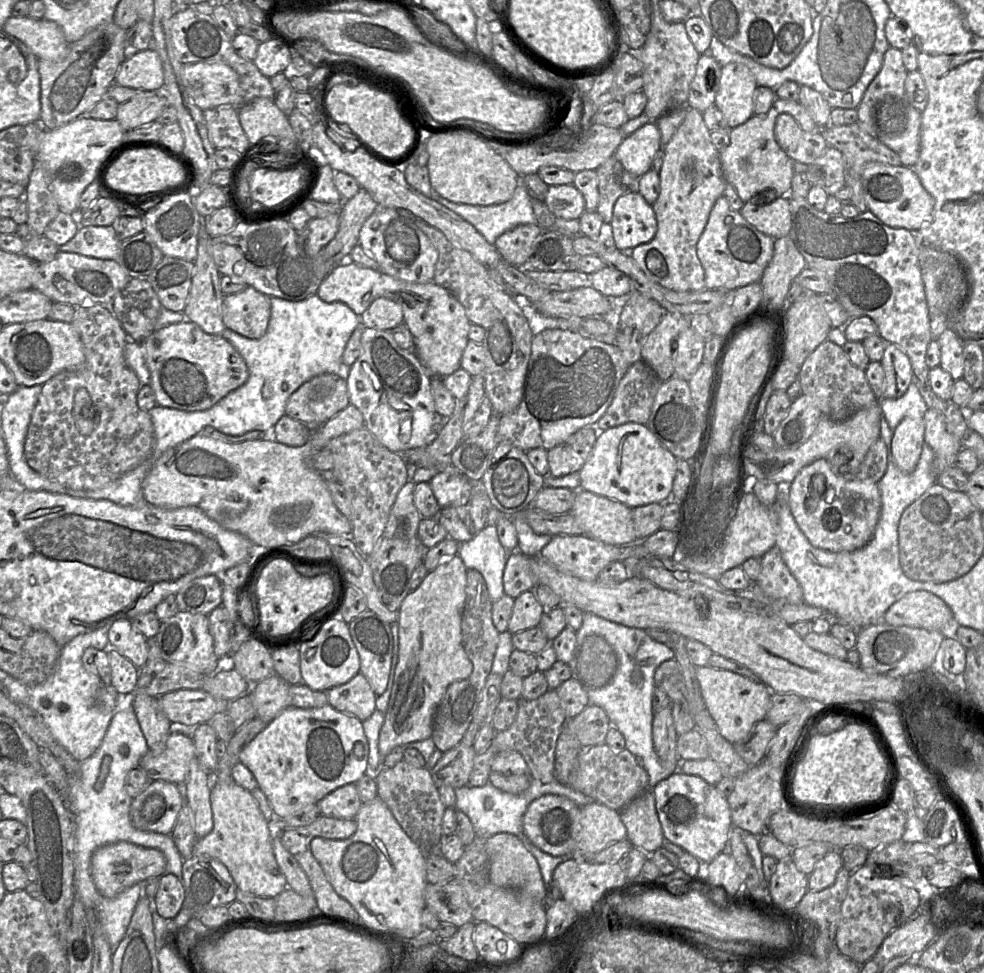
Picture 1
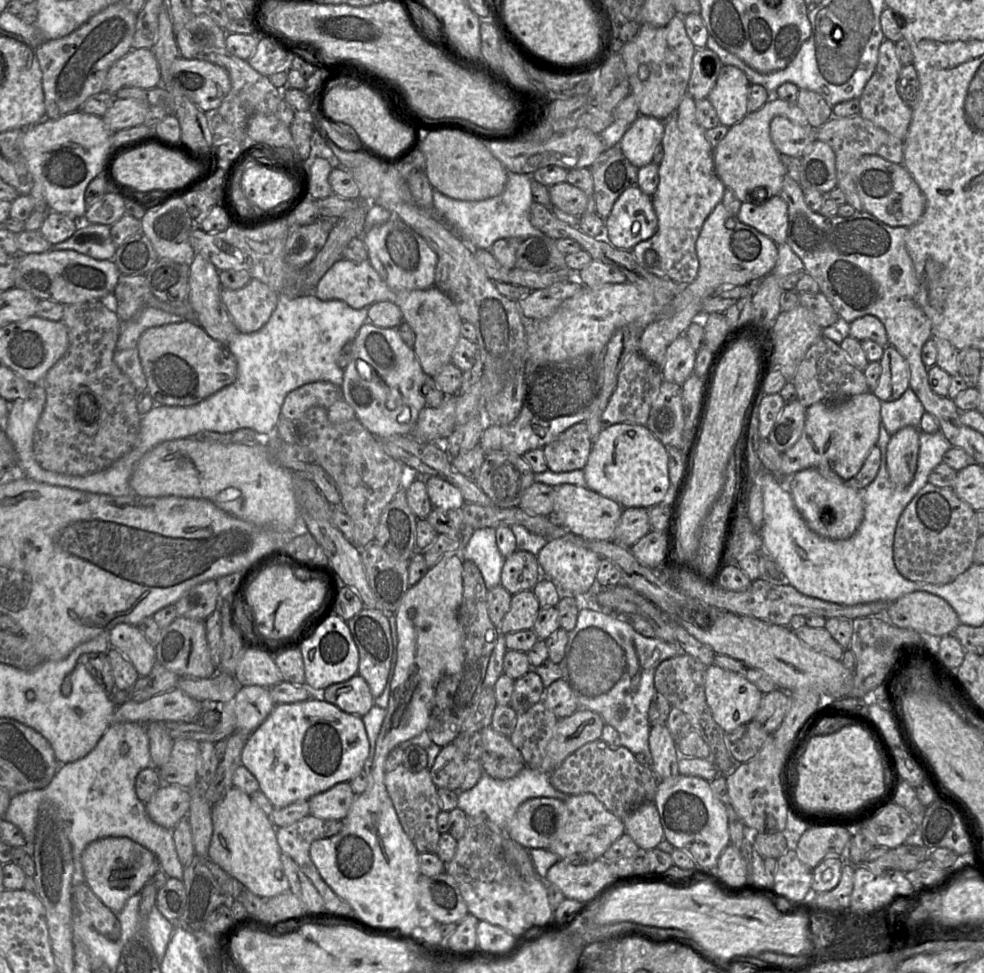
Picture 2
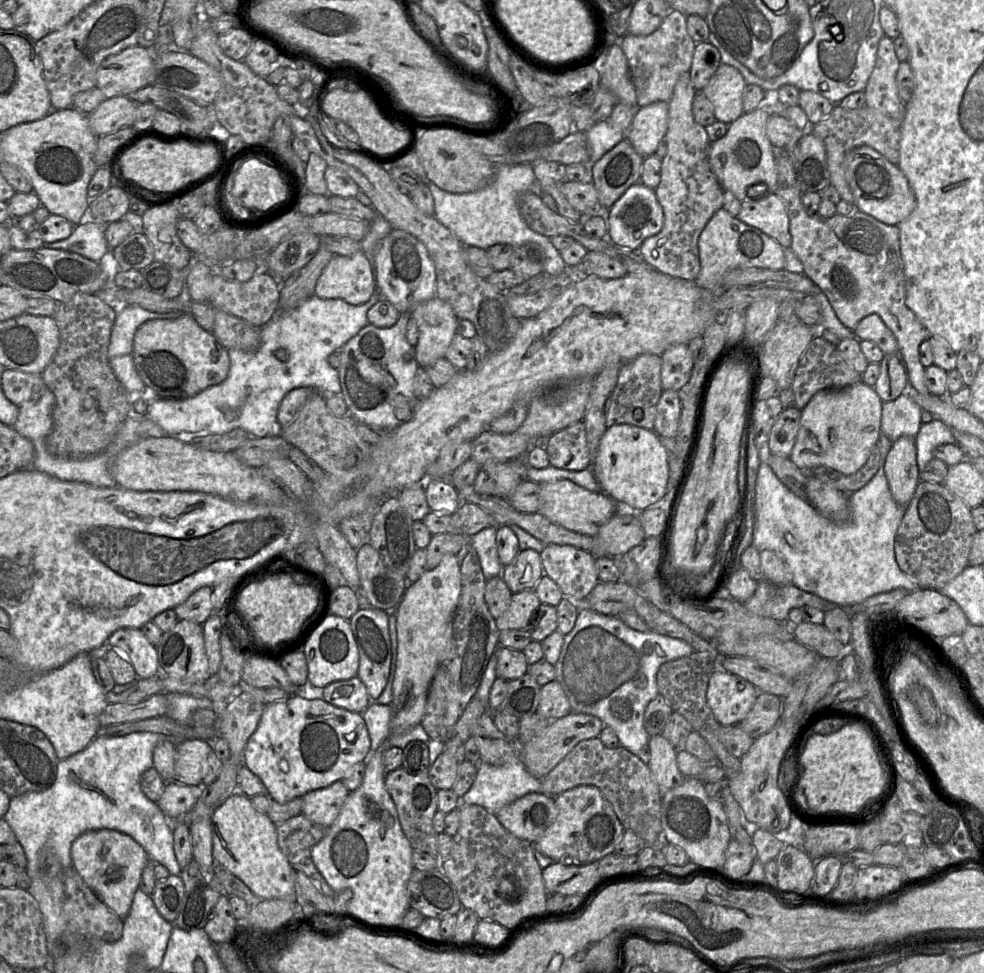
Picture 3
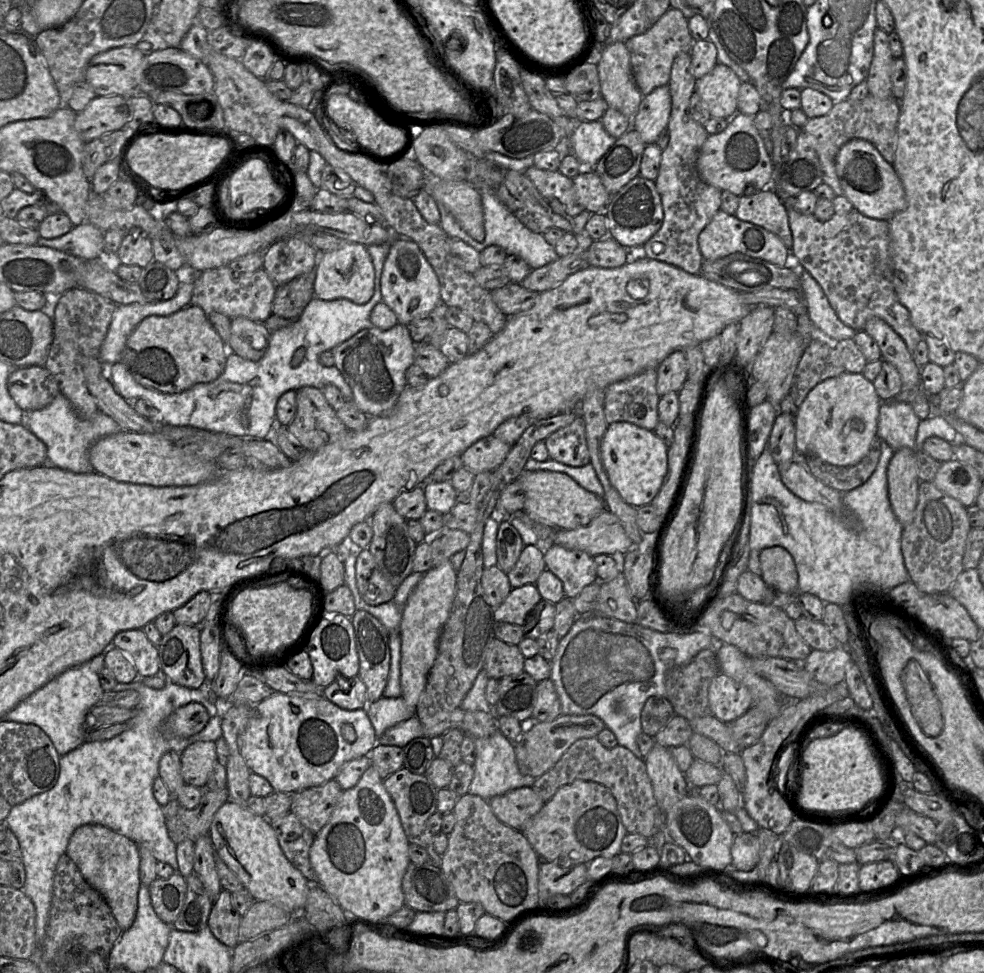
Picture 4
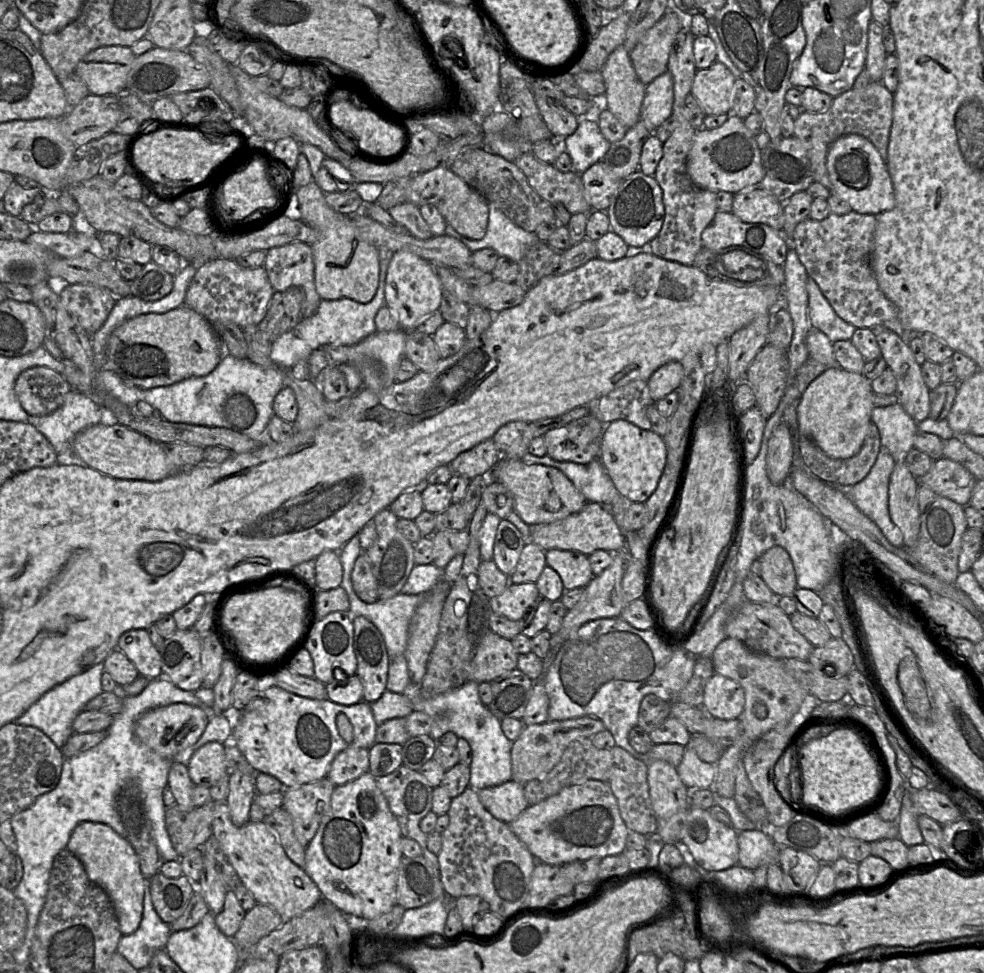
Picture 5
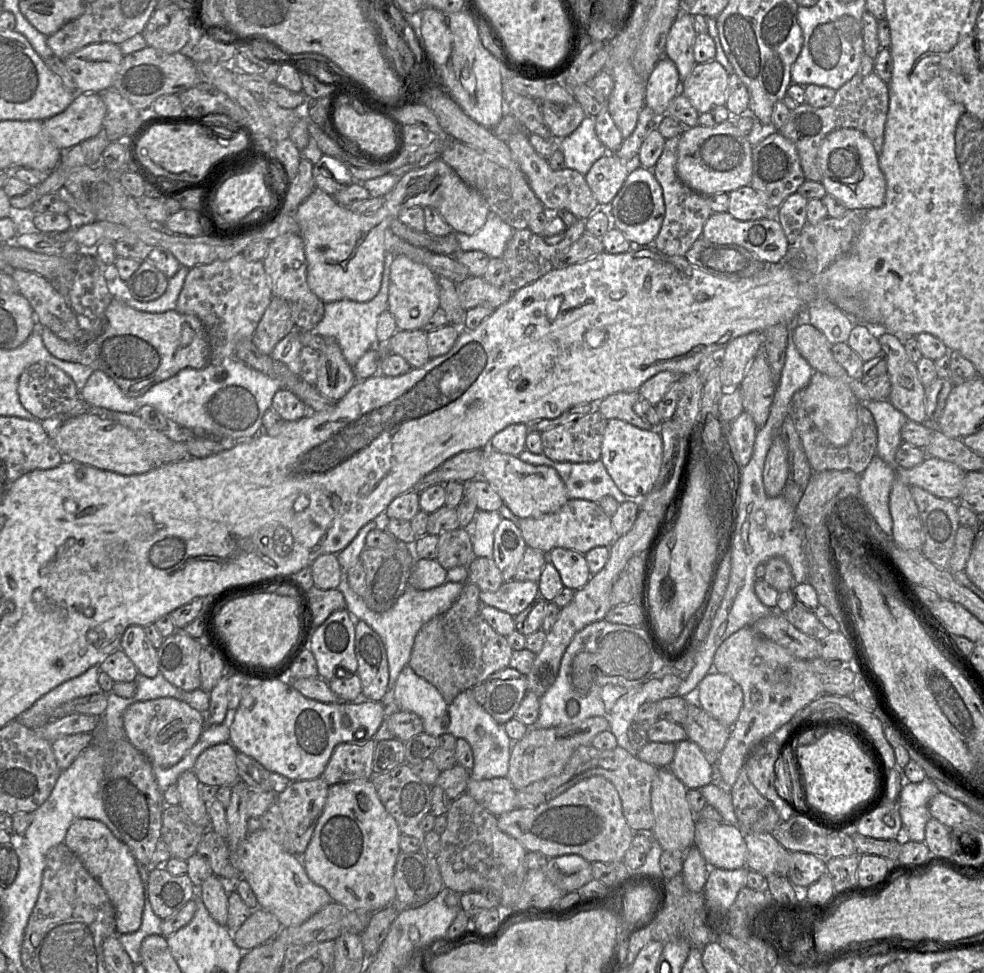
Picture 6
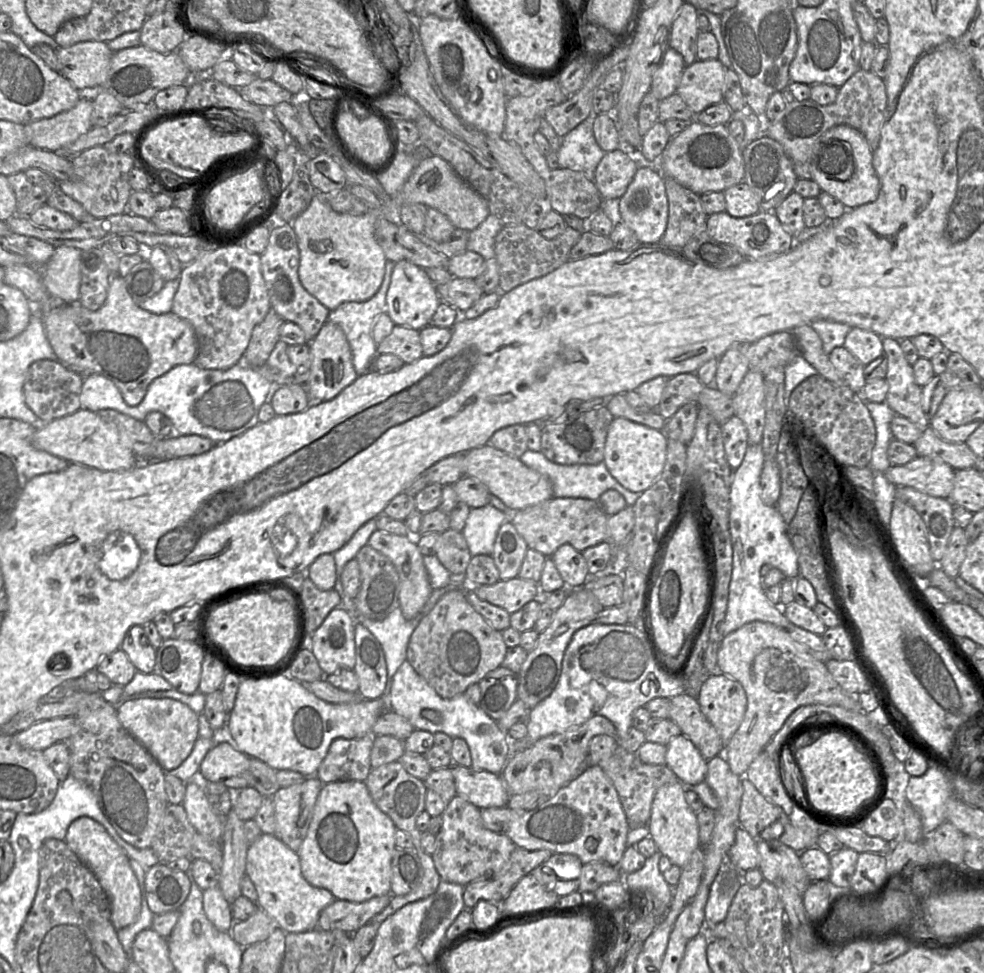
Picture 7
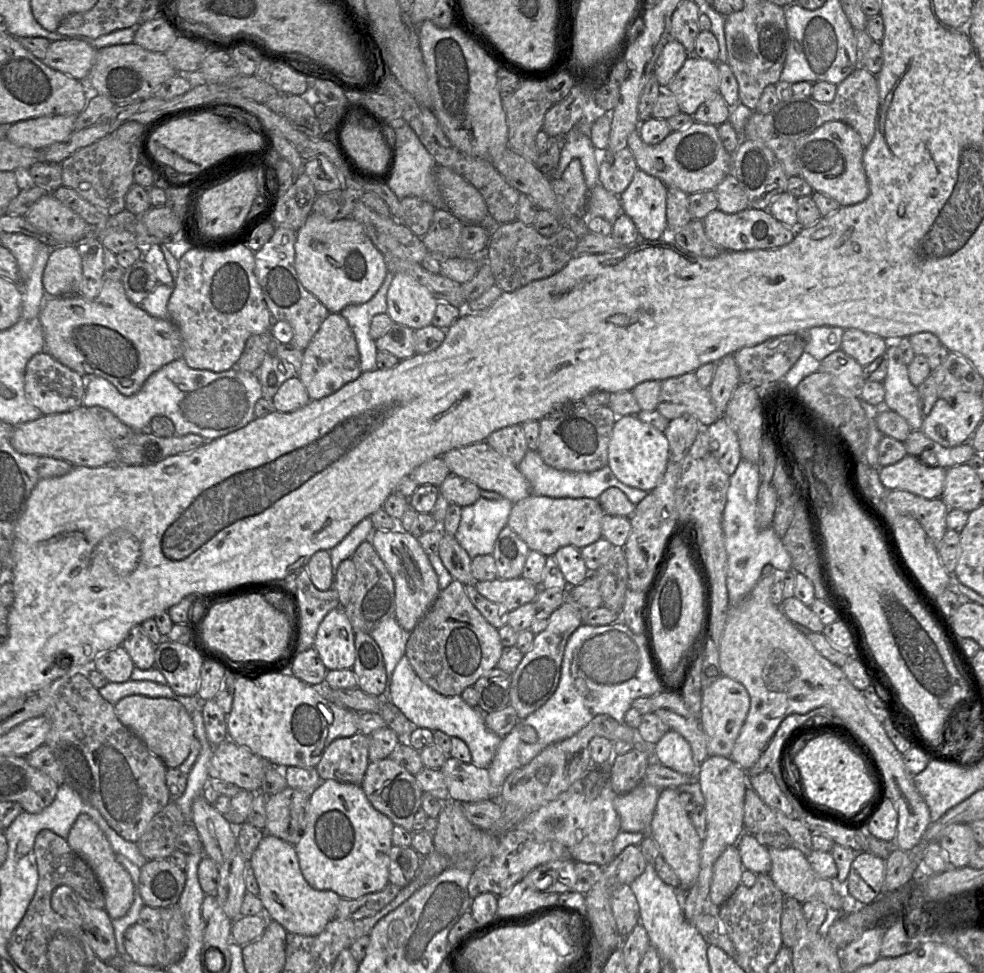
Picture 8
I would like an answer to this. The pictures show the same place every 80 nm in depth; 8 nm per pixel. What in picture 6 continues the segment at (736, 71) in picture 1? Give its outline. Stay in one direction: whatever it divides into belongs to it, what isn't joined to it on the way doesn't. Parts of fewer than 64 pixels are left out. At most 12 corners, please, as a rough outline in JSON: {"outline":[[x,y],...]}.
{"outline":[[696,63],[679,93],[699,114],[726,104],[729,74]]}

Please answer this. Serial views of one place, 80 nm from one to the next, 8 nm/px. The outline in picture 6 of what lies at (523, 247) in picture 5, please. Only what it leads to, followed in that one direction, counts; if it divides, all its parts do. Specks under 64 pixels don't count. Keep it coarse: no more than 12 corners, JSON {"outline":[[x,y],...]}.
{"outline":[[496,212],[472,235],[453,233],[460,251],[502,258],[515,229]]}

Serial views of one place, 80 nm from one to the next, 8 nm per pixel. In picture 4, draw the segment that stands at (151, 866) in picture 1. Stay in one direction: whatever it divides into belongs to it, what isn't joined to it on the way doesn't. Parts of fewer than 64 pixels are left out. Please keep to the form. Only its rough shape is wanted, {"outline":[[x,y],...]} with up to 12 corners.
{"outline":[[85,824],[66,854],[121,930],[136,917],[138,845]]}

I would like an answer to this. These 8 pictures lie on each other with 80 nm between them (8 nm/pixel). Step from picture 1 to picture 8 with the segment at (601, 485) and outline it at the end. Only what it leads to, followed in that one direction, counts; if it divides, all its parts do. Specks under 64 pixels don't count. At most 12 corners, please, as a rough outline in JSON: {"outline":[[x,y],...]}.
{"outline":[[616,416],[607,466],[651,491],[669,460],[664,432]]}

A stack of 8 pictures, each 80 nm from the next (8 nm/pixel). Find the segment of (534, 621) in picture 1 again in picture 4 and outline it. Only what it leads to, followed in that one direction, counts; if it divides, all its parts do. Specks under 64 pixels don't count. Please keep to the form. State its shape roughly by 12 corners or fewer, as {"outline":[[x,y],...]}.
{"outline":[[535,584],[512,588],[496,622],[523,626],[541,601]]}

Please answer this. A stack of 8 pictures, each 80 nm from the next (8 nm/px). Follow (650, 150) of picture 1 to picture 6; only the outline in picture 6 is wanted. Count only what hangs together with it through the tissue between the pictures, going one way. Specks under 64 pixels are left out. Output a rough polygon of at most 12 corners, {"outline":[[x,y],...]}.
{"outline":[[663,56],[646,80],[645,105],[661,118],[680,91]]}

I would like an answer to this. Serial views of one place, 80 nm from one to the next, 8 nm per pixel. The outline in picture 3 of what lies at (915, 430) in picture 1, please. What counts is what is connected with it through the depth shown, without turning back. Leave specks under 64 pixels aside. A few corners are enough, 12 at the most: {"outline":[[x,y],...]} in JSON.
{"outline":[[914,437],[892,443],[884,473],[906,507],[920,482]]}

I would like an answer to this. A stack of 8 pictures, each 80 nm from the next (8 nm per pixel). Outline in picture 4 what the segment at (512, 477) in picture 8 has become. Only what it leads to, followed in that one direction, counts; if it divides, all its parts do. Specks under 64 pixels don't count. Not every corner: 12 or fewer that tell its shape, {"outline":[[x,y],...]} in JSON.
{"outline":[[524,470],[523,512],[572,530],[607,509],[561,472]]}

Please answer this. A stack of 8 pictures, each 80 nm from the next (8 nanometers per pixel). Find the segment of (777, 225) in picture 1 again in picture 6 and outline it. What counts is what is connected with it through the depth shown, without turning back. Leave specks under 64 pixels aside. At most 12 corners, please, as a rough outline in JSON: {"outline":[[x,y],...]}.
{"outline":[[751,186],[729,194],[728,212],[737,220],[776,218]]}

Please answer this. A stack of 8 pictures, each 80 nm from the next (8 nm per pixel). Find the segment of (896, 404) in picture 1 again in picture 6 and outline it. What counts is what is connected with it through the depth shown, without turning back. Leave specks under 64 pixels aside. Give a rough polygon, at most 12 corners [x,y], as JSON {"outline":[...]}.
{"outline":[[888,399],[863,402],[877,427],[876,454],[897,469],[907,417]]}

